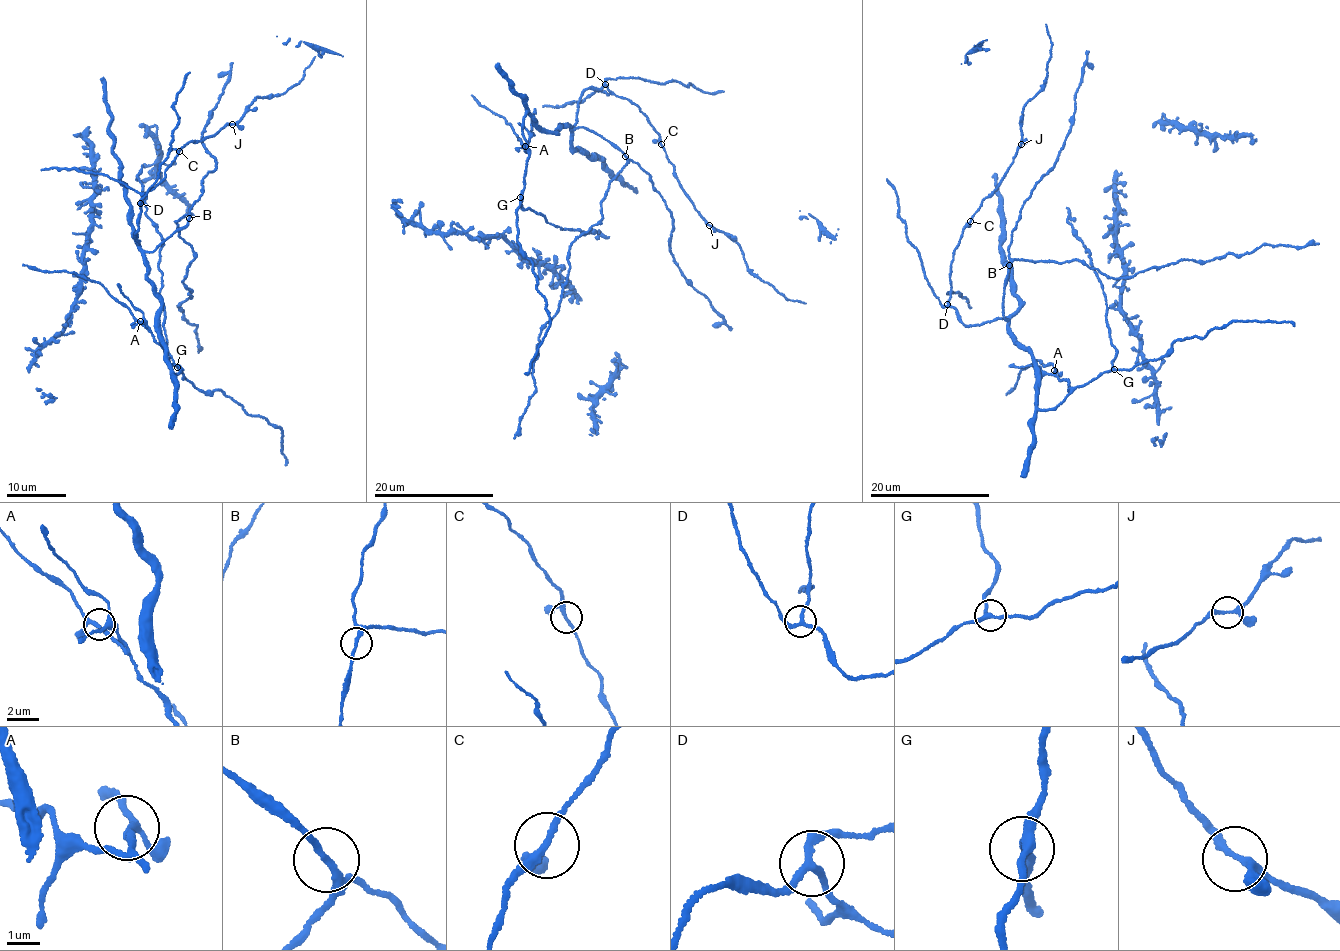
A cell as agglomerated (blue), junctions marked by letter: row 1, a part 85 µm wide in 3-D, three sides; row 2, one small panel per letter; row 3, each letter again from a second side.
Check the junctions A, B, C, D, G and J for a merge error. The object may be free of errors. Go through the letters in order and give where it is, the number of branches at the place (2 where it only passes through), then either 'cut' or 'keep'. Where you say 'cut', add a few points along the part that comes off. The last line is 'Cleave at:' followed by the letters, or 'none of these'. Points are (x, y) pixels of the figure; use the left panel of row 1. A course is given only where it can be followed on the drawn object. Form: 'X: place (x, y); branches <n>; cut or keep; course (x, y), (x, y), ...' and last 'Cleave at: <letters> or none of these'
A: place (140, 321); branches 3; keep
B: place (189, 218); branches 3; keep
C: place (179, 151); branches 3; keep
D: place (140, 203); branches 3; keep
G: place (177, 367); branches 3; keep
J: place (232, 124); branches 3; keep
Cleave at: none of these

